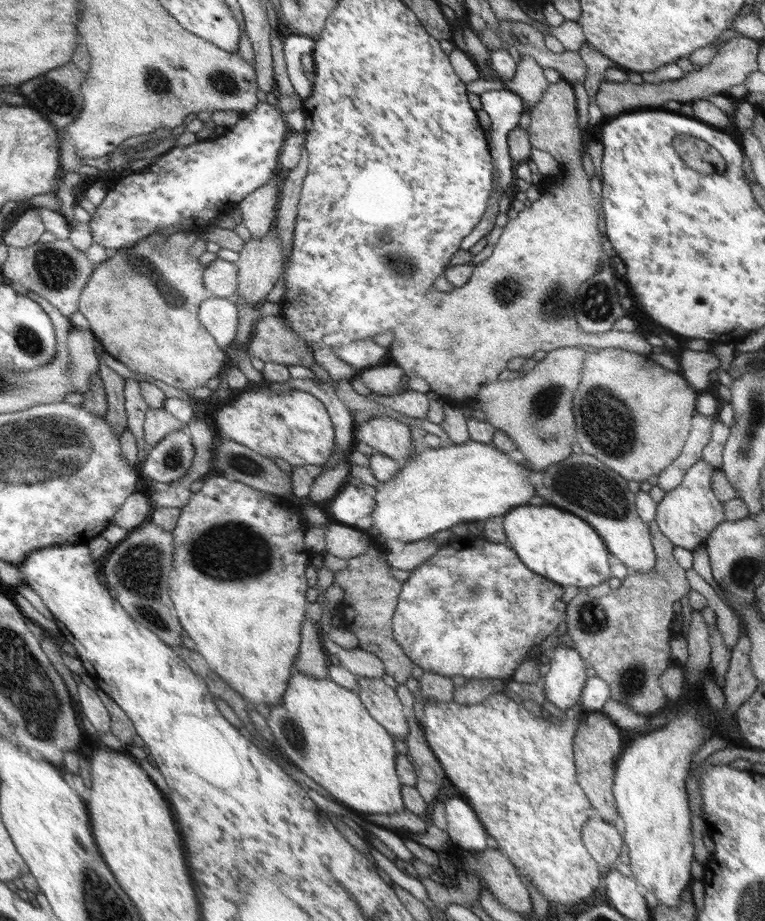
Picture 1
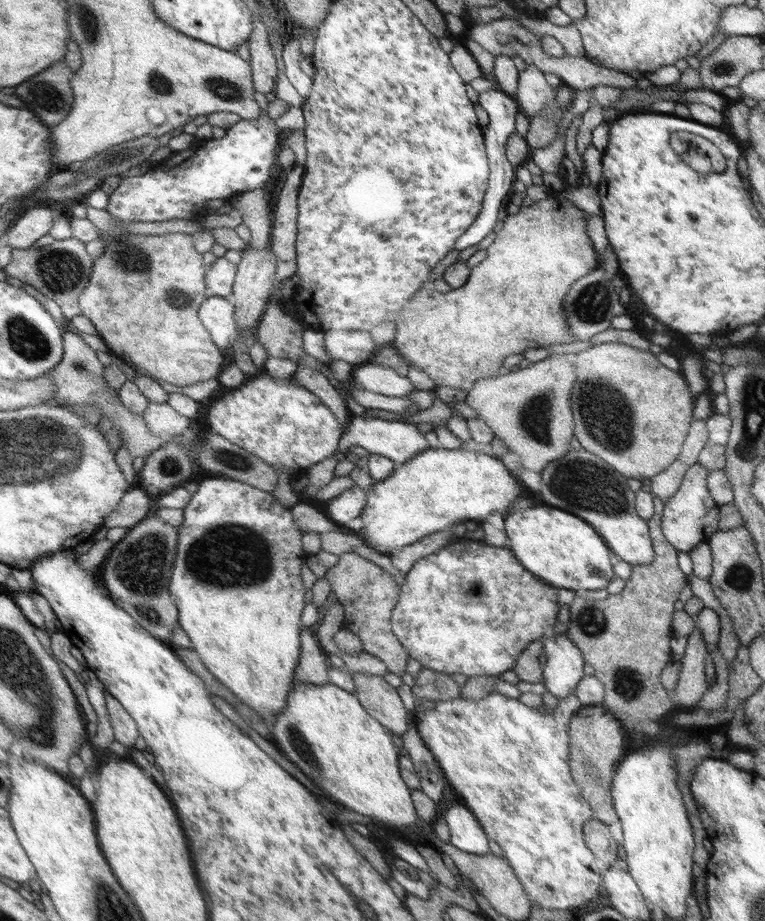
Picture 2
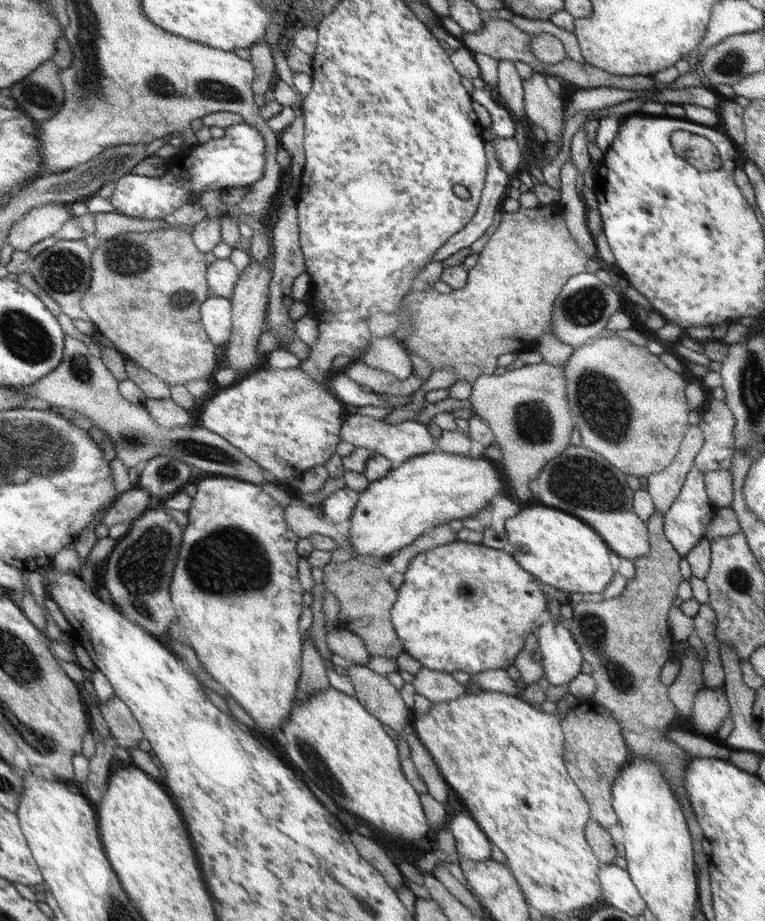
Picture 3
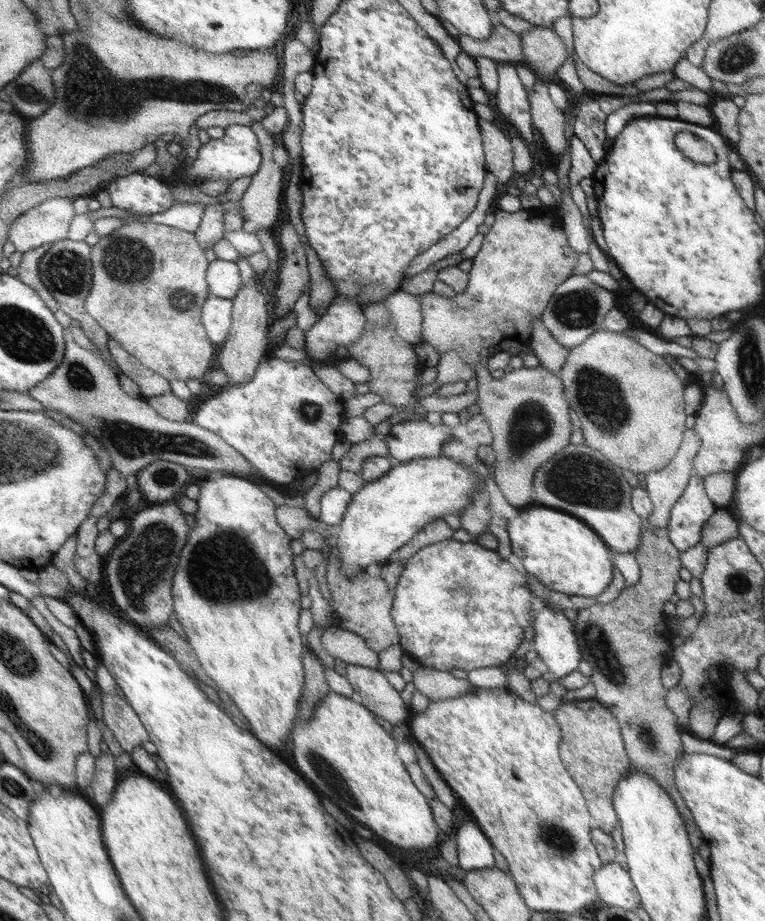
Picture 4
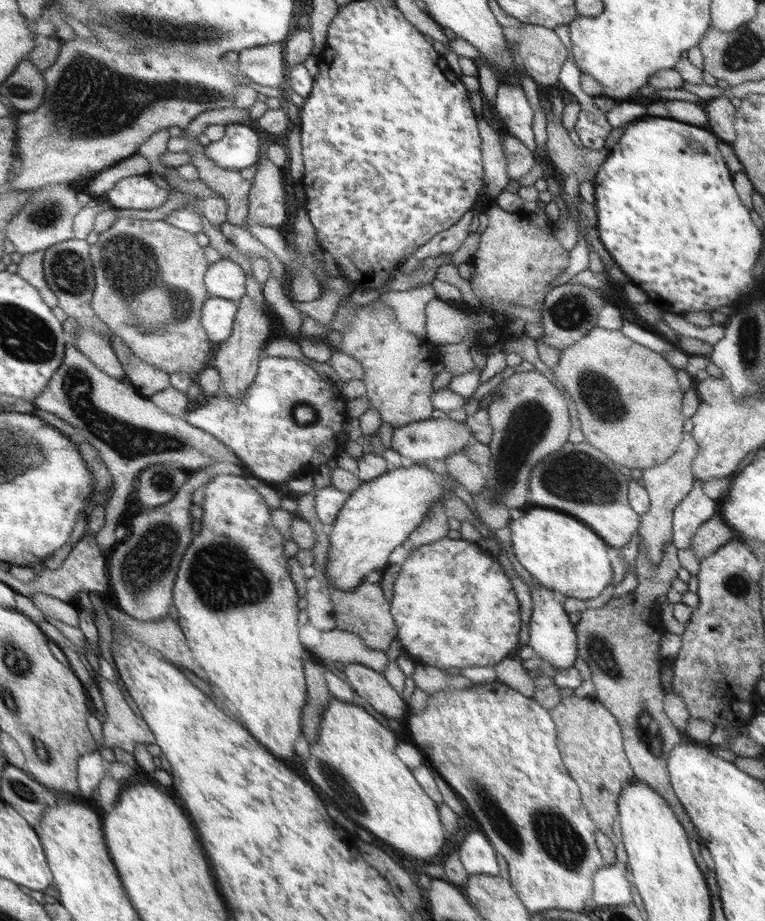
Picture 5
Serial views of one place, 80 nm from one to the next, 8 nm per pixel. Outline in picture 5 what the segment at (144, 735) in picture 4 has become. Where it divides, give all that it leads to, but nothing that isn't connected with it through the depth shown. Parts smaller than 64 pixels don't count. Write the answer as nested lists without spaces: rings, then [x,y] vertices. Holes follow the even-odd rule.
[[[100,675],[96,677],[95,683],[105,708],[105,719],[101,724],[104,738],[100,748],[115,750],[119,747],[133,754],[135,745],[155,744],[154,735],[147,728],[146,722],[131,711],[121,688]]]

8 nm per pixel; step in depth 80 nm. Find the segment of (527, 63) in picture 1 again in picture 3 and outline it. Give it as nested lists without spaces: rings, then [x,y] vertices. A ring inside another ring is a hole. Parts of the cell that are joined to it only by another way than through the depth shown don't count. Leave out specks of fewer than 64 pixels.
[[[533,72],[522,80],[523,110],[532,125],[539,126],[547,135],[546,140],[555,142],[563,134],[564,108],[559,98],[546,85],[545,75]]]

